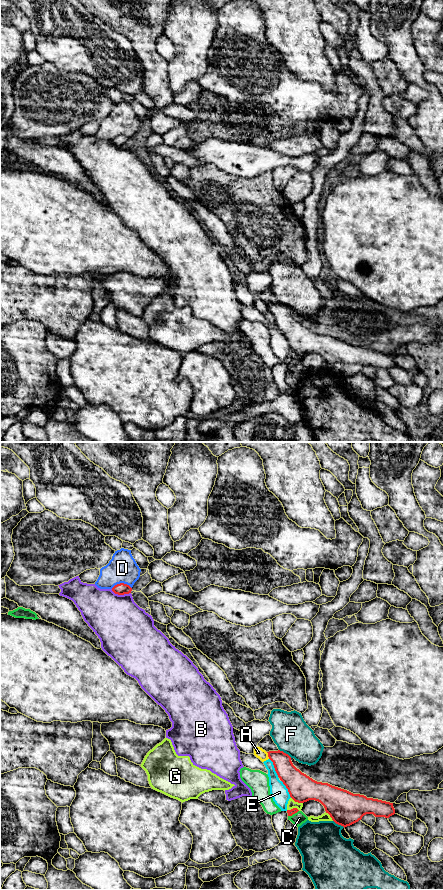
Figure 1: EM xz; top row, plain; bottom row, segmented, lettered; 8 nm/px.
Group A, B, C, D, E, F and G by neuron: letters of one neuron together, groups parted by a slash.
A / B / C / D / E / F / G

